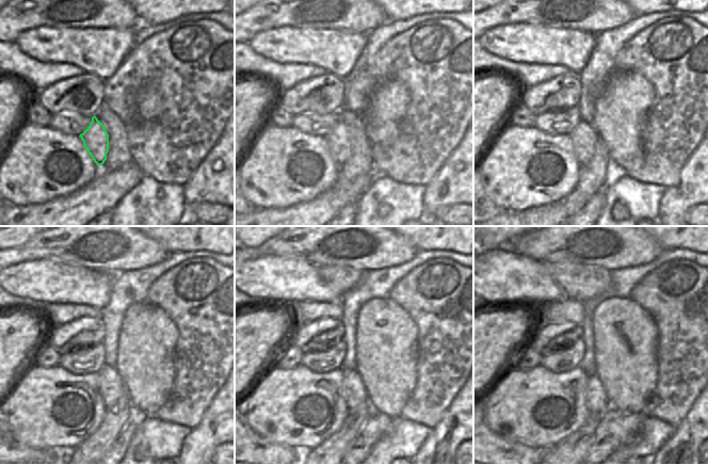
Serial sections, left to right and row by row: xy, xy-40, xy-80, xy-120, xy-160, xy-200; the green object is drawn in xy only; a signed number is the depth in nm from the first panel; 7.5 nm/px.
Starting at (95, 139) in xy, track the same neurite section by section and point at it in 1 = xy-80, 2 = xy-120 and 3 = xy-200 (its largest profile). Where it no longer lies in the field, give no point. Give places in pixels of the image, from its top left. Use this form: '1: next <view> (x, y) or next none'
1: next xy-80 (583, 137)
2: next xy-120 (111, 387)
3: next xy-200 (597, 403)

